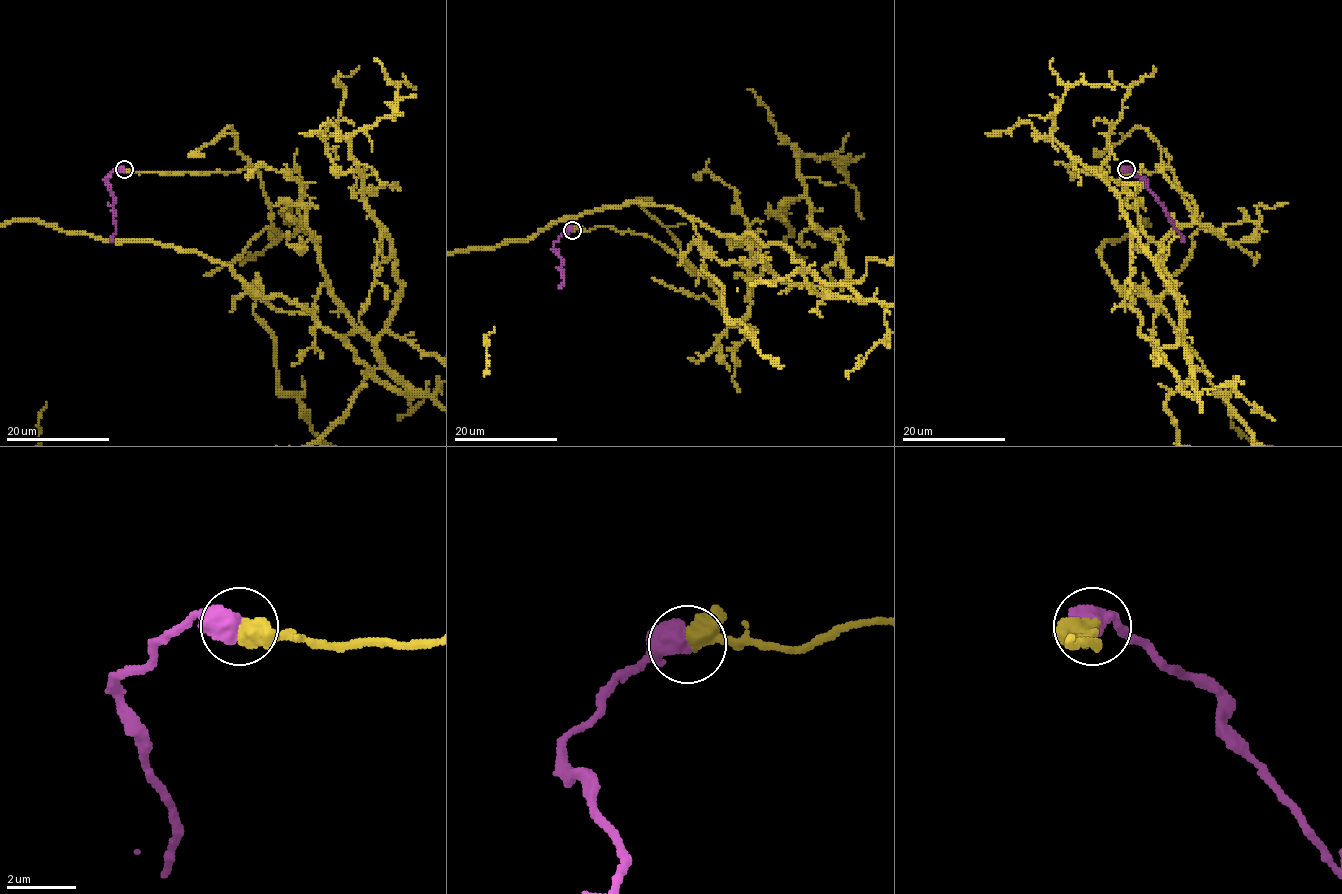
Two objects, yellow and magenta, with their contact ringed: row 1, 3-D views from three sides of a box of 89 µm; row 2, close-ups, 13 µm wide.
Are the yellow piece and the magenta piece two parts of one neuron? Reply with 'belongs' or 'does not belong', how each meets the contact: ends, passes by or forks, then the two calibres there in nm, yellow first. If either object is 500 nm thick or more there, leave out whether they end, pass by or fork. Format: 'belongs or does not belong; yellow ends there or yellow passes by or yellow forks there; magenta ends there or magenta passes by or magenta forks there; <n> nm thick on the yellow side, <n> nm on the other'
belongs; 420 nm thick on the yellow side, 700 nm on the other

